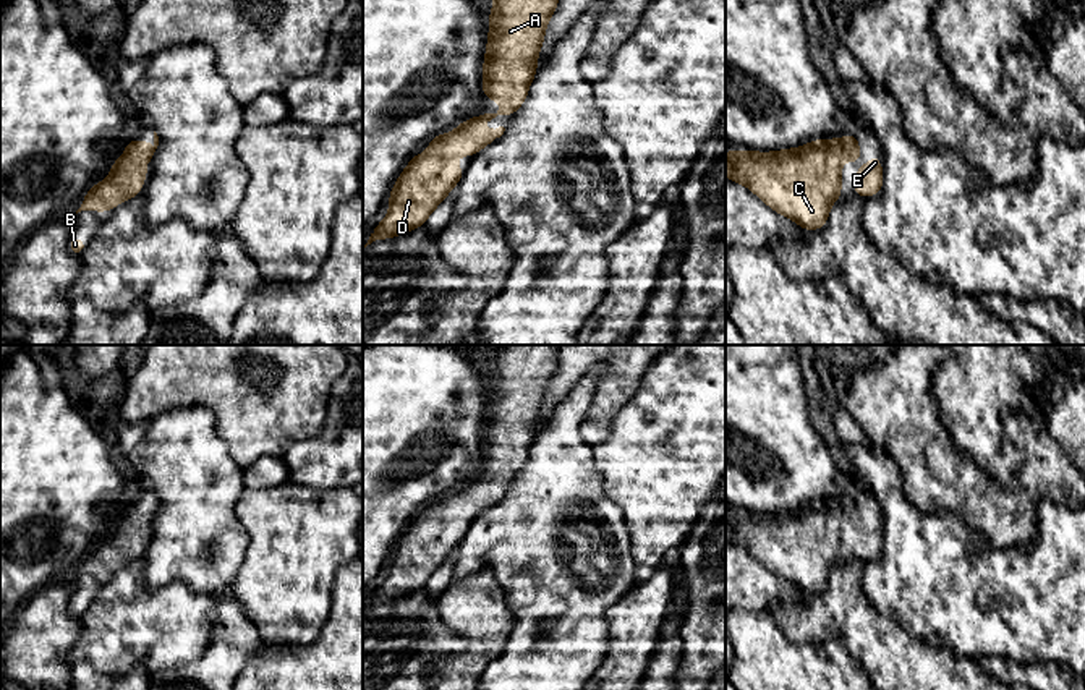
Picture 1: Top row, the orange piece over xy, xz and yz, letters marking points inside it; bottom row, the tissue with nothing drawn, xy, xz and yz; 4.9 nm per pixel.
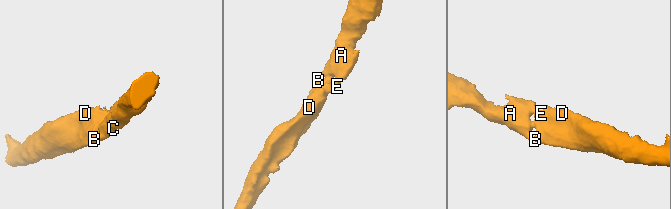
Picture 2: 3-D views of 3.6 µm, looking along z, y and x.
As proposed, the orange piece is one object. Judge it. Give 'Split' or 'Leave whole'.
Leave whole

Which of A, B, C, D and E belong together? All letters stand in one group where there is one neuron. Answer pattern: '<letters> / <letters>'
A B C D E

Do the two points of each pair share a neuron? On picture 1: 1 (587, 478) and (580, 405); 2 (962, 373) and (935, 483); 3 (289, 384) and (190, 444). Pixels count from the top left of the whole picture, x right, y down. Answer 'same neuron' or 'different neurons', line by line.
1: same neuron
2: different neurons
3: different neurons

